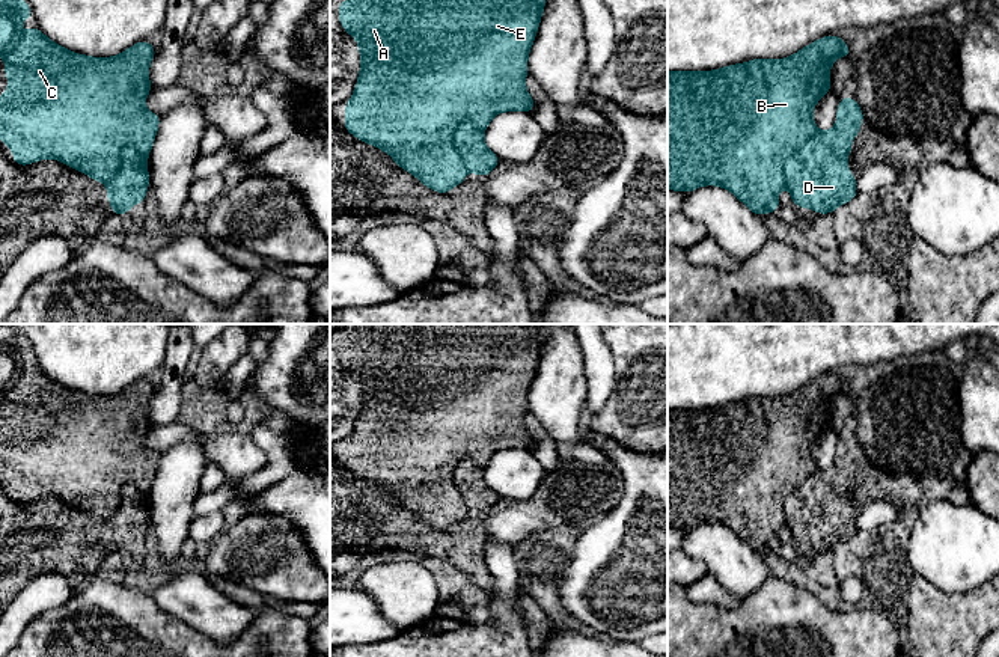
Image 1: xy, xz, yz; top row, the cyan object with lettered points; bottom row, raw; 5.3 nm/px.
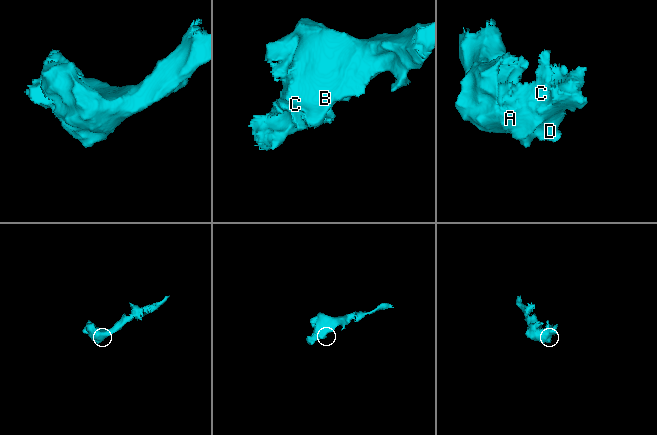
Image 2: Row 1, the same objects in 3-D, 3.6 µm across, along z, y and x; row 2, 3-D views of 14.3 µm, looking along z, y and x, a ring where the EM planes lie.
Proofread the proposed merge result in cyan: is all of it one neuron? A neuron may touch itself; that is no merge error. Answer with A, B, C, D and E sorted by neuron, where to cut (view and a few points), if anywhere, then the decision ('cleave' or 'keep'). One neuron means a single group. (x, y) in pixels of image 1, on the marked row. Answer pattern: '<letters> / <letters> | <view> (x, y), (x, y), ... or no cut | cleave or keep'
A B C E / D | xz (461, 121), (454, 134), (454, 151), (467, 169) | cleave

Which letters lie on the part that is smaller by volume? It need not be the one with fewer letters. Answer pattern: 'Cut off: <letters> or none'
Cut off: D

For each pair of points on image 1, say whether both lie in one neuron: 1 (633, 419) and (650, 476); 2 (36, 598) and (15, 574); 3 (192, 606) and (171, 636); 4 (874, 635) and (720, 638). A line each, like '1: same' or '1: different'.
1: different
2: different
3: different
4: same

